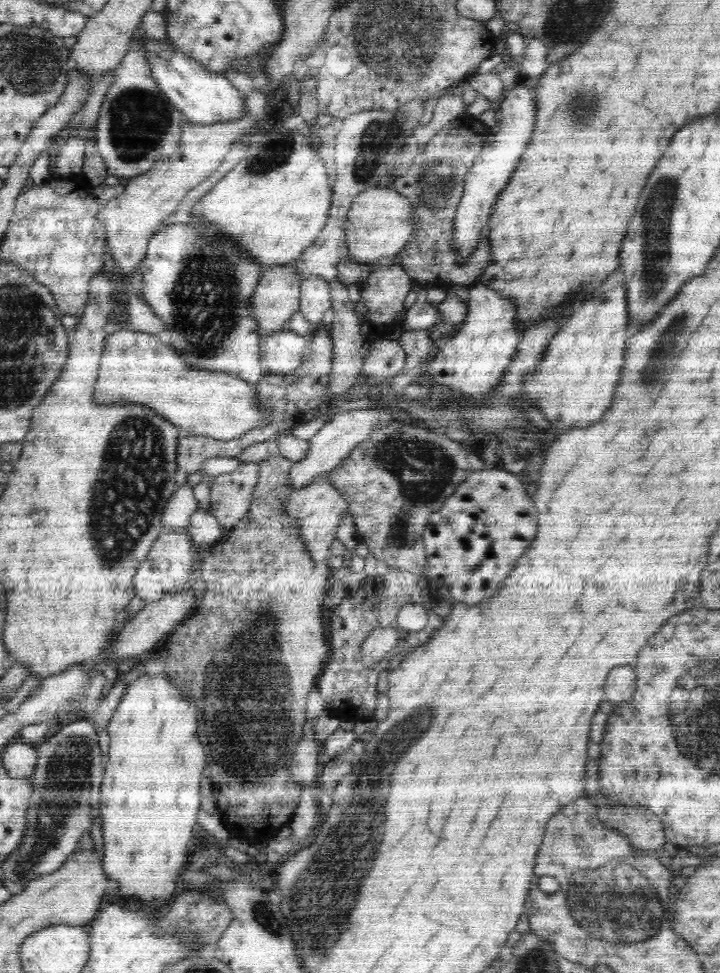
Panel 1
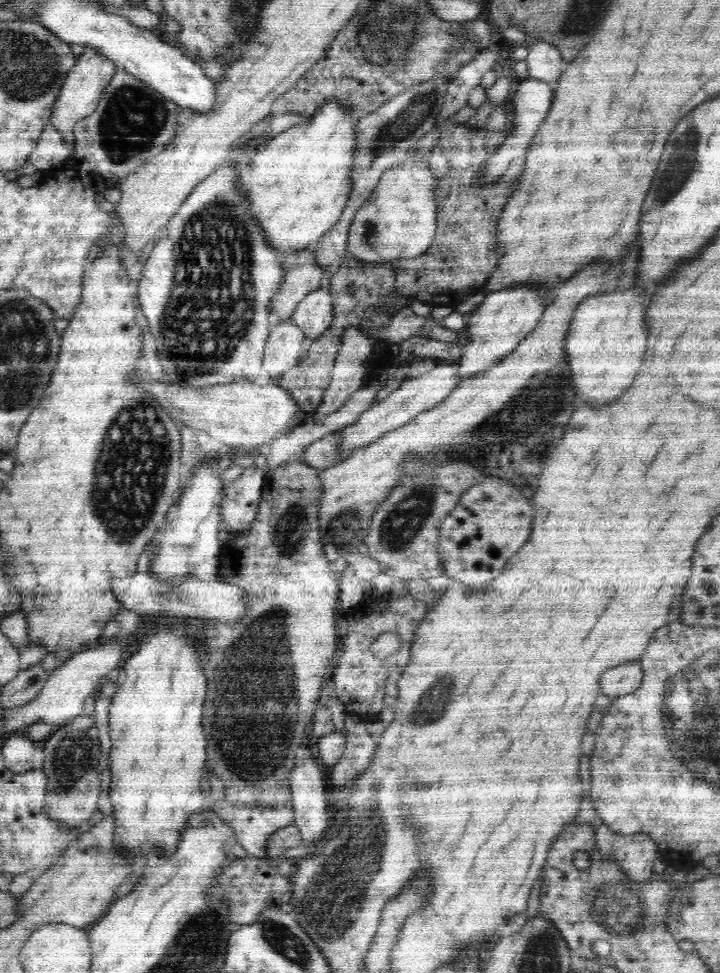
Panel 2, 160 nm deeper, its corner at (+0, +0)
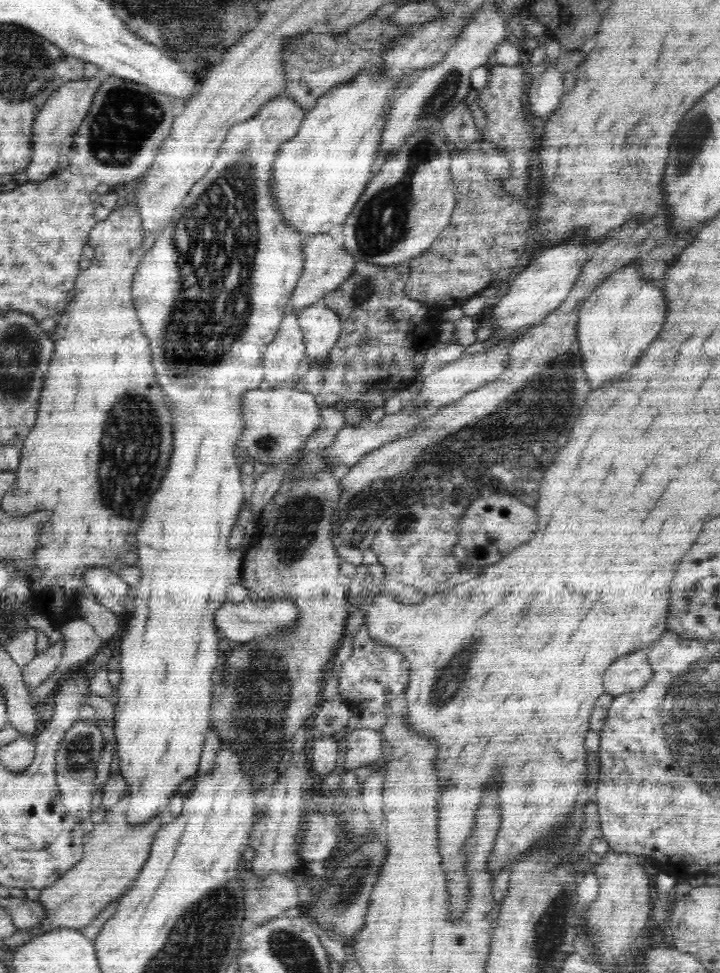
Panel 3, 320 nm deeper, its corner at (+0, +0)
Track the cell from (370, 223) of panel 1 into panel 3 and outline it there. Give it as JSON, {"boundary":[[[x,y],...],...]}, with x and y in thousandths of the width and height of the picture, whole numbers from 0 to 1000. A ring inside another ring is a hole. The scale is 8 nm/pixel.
{"boundary":[[[606,131],[600,133],[583,133],[579,137],[571,138],[564,142],[561,150],[553,152],[550,160],[539,162],[539,166],[533,166],[533,170],[528,170],[528,175],[525,179],[514,185],[511,193],[506,195],[503,203],[496,208],[492,217],[483,222],[483,225],[478,228],[476,231],[476,240],[479,245],[478,254],[483,260],[486,260],[496,269],[510,269],[518,272],[525,273],[544,273],[554,271],[556,269],[569,268],[572,265],[583,263],[589,258],[594,257],[606,246],[610,244],[610,240],[622,232],[626,222],[629,220],[631,214],[633,213],[633,194],[631,193],[629,184],[626,181],[626,158],[625,152],[622,152],[621,139]]]}

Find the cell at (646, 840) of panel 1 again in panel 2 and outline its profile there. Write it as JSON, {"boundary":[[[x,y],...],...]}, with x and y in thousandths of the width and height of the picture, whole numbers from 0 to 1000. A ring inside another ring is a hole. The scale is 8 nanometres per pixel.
{"boundary":[[[840,846],[833,847],[826,854],[829,874],[835,882],[854,884],[861,894],[865,894],[874,906],[892,909],[906,900],[908,884],[915,881],[911,866],[896,857],[875,857],[861,859],[846,853]]]}

